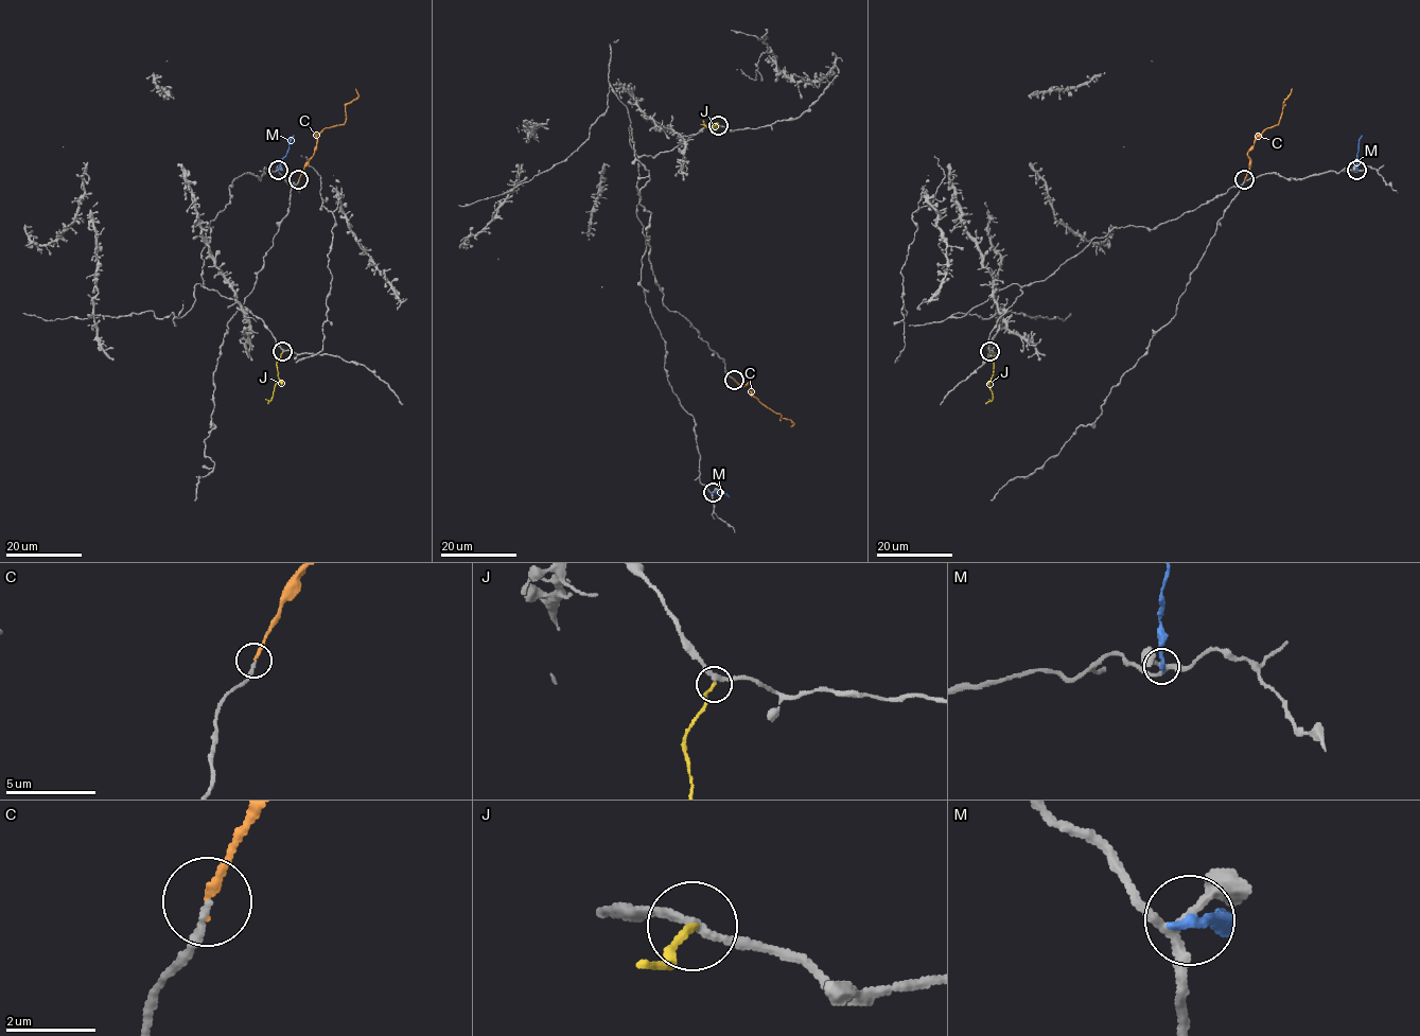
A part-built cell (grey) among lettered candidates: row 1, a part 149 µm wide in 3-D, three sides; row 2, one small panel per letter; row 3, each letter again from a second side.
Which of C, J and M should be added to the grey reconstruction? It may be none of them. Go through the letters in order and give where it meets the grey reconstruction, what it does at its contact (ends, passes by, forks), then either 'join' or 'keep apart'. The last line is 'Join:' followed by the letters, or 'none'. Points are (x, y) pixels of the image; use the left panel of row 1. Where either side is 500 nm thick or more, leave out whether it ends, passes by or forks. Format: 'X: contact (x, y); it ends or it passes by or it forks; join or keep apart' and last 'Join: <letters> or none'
C: contact (298, 179); it ends; join
J: contact (282, 351); it ends; keep apart
M: contact (278, 170); it ends; keep apart
Join: C

